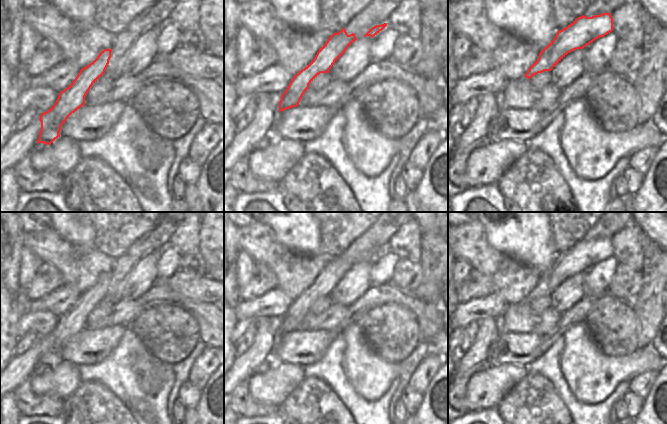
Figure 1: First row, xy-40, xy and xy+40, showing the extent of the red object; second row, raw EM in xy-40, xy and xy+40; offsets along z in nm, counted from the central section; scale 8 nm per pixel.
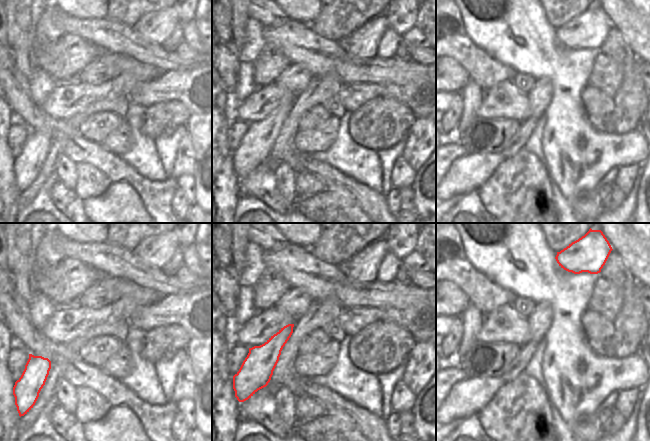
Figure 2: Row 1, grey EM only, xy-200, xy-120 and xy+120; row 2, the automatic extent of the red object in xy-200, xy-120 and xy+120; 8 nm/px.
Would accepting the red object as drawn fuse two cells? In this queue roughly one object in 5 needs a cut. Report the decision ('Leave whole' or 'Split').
Leave whole.

